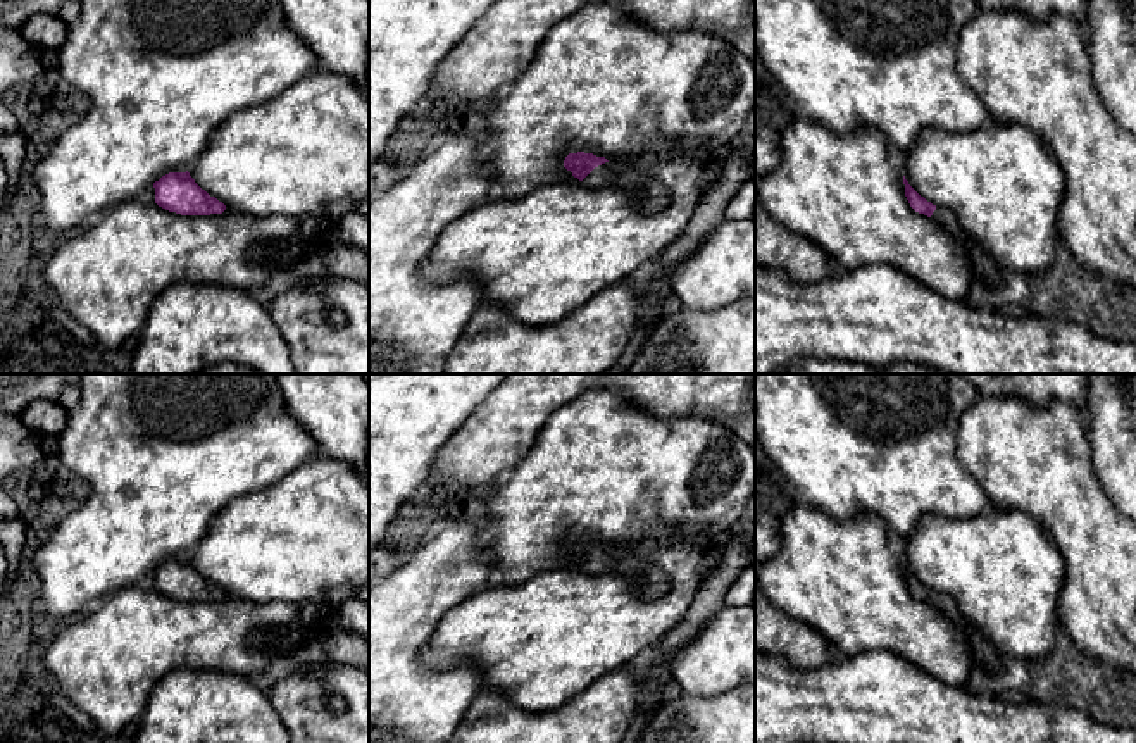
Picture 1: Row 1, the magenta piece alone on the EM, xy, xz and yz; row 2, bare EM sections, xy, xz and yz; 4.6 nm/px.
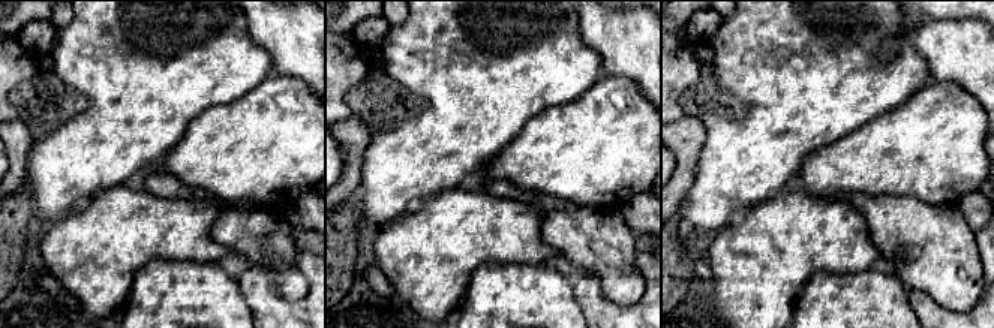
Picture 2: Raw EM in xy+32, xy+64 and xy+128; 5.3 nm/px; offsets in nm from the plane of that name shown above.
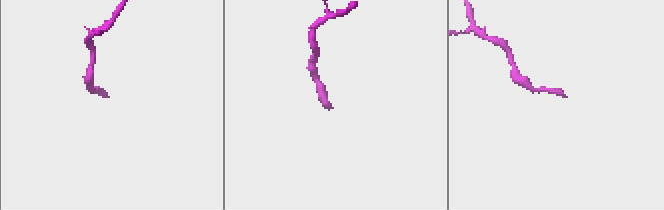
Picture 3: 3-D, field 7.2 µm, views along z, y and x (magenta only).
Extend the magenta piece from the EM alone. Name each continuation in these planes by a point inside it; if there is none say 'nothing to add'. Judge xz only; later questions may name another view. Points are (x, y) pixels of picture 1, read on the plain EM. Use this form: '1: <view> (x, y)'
1: xz (655, 583)

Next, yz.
1: yz (983, 654)

